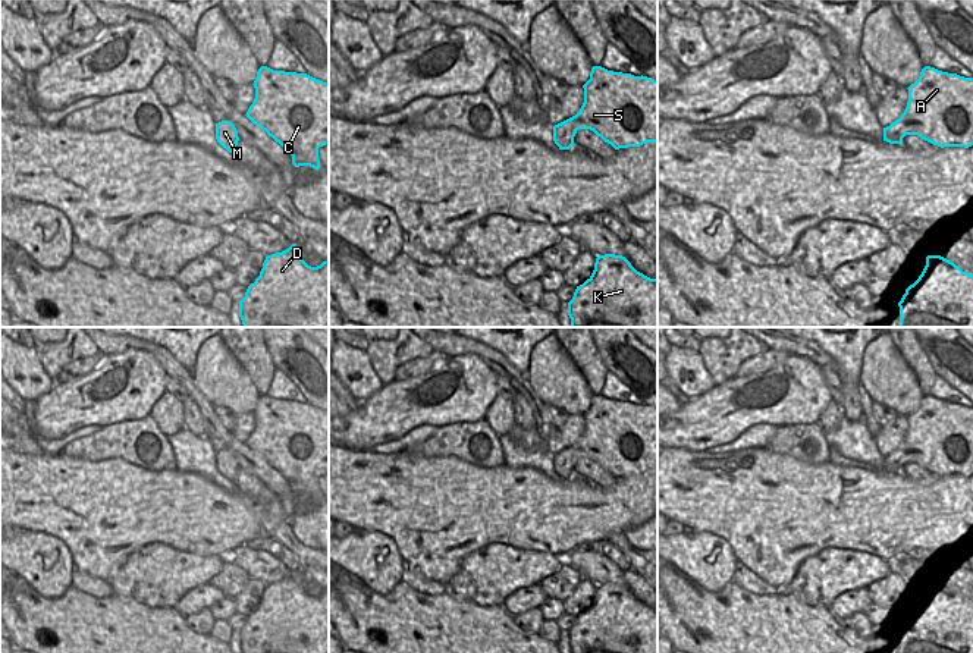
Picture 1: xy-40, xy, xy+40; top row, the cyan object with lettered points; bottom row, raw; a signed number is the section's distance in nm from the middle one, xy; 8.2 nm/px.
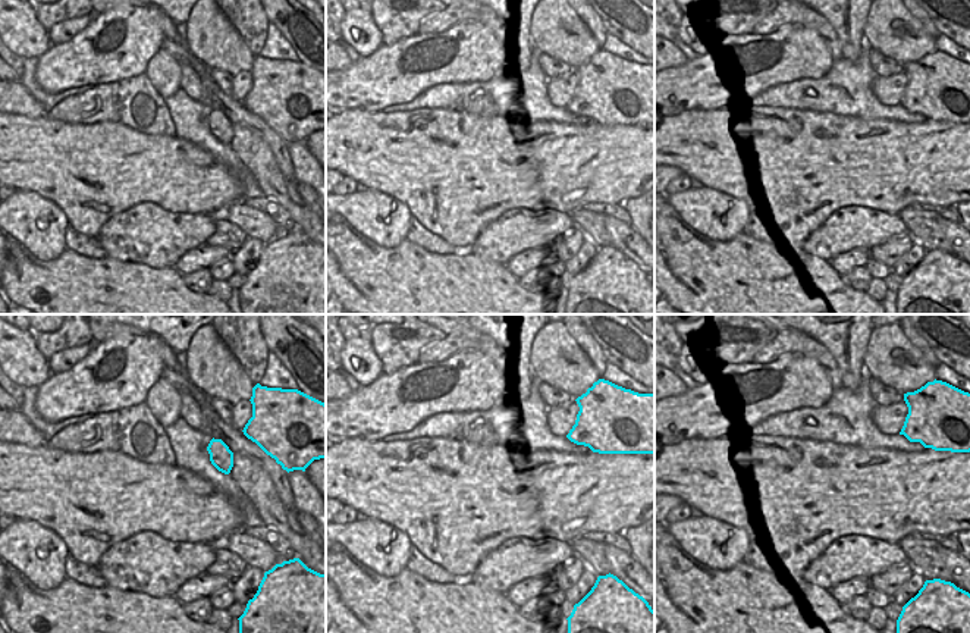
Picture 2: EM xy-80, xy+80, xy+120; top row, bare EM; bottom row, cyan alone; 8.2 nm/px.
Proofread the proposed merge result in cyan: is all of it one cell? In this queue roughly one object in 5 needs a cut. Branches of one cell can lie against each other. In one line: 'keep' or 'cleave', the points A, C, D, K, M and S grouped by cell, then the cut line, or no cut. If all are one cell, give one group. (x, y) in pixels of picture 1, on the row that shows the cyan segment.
keep | A C D K M S | no cut

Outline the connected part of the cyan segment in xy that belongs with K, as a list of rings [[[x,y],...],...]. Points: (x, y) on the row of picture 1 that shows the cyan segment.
[[[599,255],[591,276],[568,302],[568,315],[571,327],[657,327],[657,279],[637,271],[622,255]]]

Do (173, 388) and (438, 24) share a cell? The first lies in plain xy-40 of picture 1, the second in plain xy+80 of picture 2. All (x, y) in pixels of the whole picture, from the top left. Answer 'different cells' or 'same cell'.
same cell

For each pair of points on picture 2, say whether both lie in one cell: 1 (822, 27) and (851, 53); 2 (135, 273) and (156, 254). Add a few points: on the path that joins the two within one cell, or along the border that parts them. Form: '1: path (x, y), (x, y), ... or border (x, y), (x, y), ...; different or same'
1: border (821, 15), (835, 33), (841, 56); different
2: border (112, 257), (146, 263), (153, 268), (173, 268); different

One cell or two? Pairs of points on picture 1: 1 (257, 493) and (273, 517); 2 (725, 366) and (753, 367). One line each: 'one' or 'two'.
1: one
2: two

